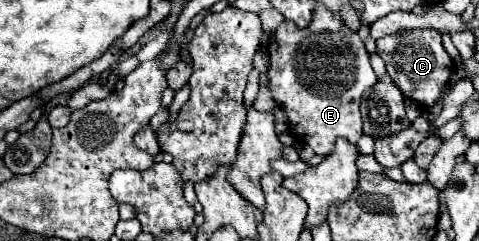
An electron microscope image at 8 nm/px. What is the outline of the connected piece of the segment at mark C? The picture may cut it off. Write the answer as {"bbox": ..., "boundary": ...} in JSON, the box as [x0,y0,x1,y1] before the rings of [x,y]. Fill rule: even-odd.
{"bbox":[377,30,455,108],"boundary":[[[407,30],[401,34],[385,36],[377,40],[377,52],[385,60],[387,74],[403,90],[403,94],[427,108],[439,100],[443,86],[449,82],[451,70],[455,68],[453,60],[441,44],[441,34],[435,30]]]}

